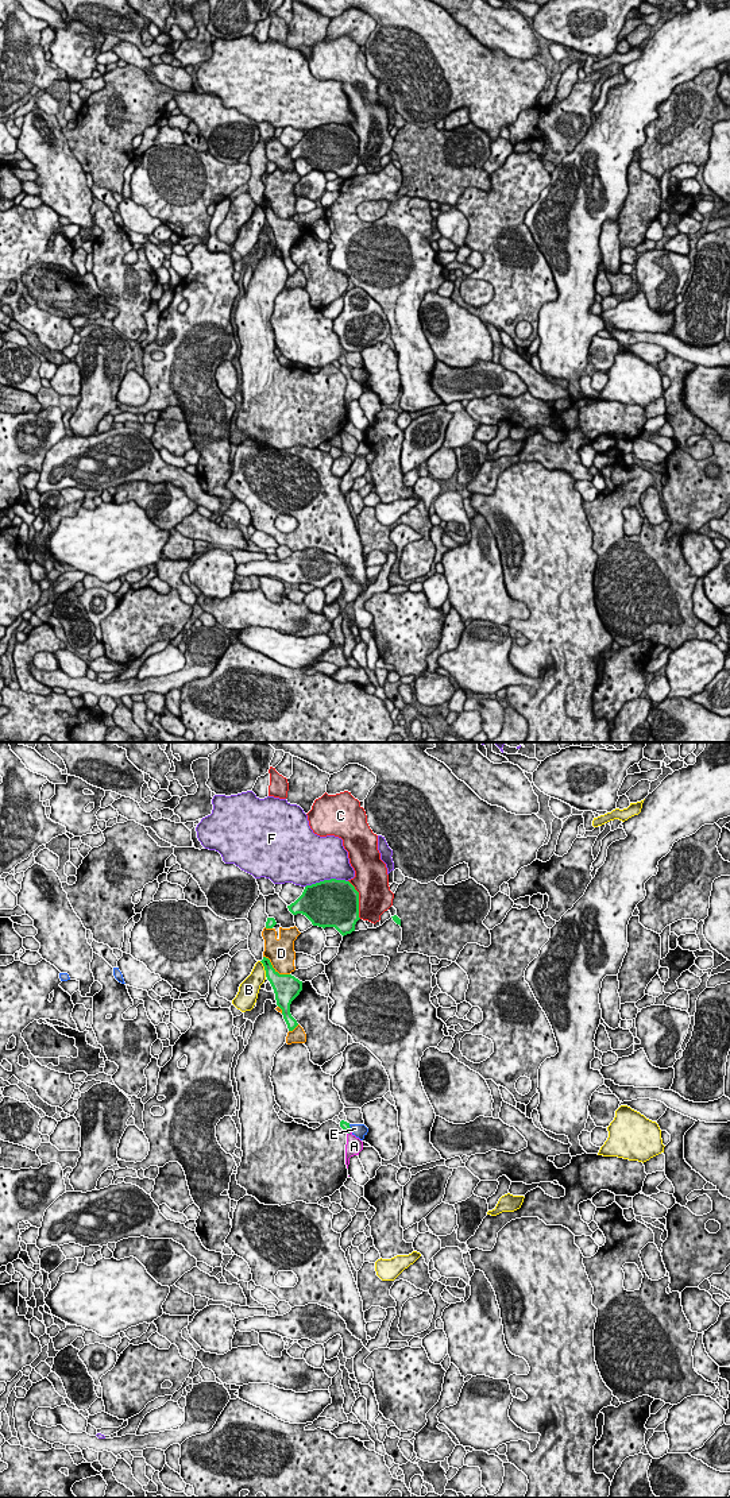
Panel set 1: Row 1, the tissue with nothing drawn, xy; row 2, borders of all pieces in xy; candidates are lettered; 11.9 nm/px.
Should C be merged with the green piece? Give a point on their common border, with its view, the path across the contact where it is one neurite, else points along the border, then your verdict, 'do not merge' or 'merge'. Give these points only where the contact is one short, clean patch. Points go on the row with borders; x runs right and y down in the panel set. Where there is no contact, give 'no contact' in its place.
meets green in xy at (358, 899); do not merge

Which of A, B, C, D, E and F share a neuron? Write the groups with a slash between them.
A / B / C / D / E / F

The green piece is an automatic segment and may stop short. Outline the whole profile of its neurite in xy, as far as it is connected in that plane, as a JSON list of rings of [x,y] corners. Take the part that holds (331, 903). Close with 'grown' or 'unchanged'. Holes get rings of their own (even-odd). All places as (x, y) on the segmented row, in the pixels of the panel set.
[[[324,880],[306,885],[290,906],[293,915],[305,915],[313,926],[335,927],[343,937],[355,931],[359,918],[359,892],[345,880]]]; unchanged

